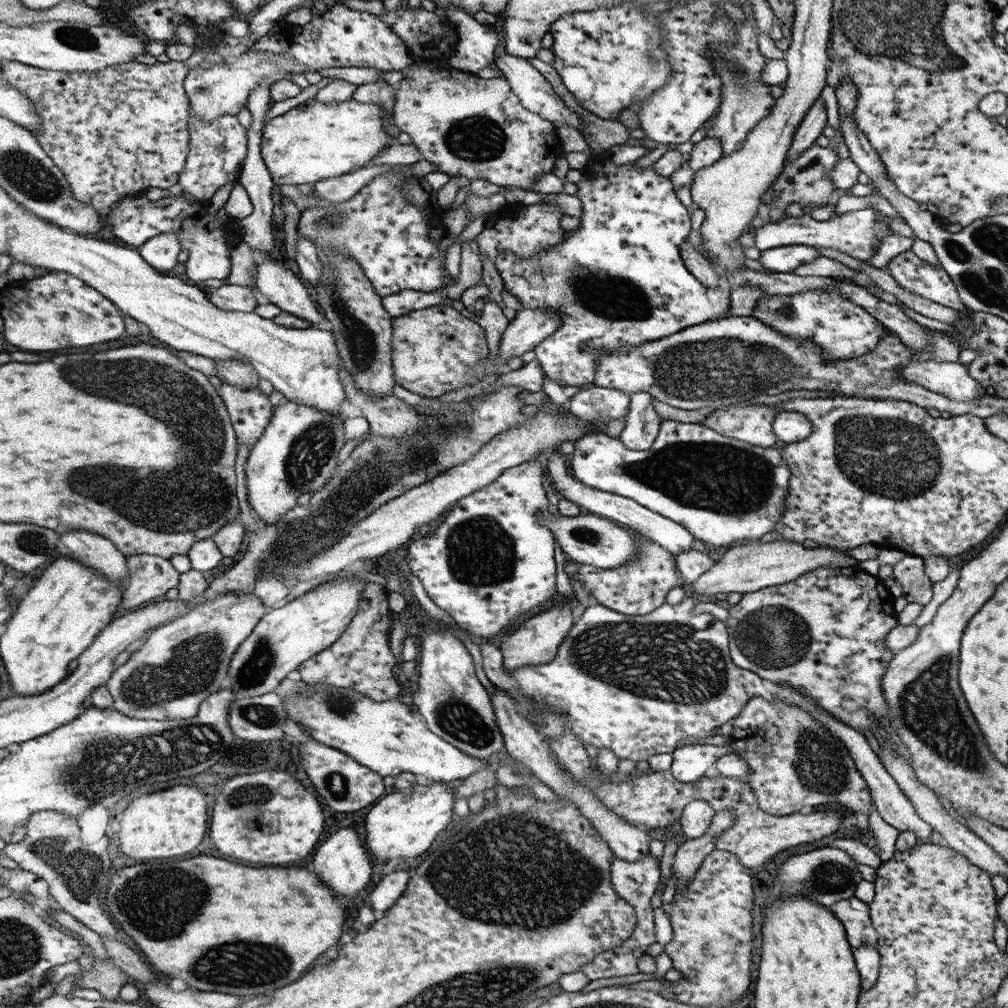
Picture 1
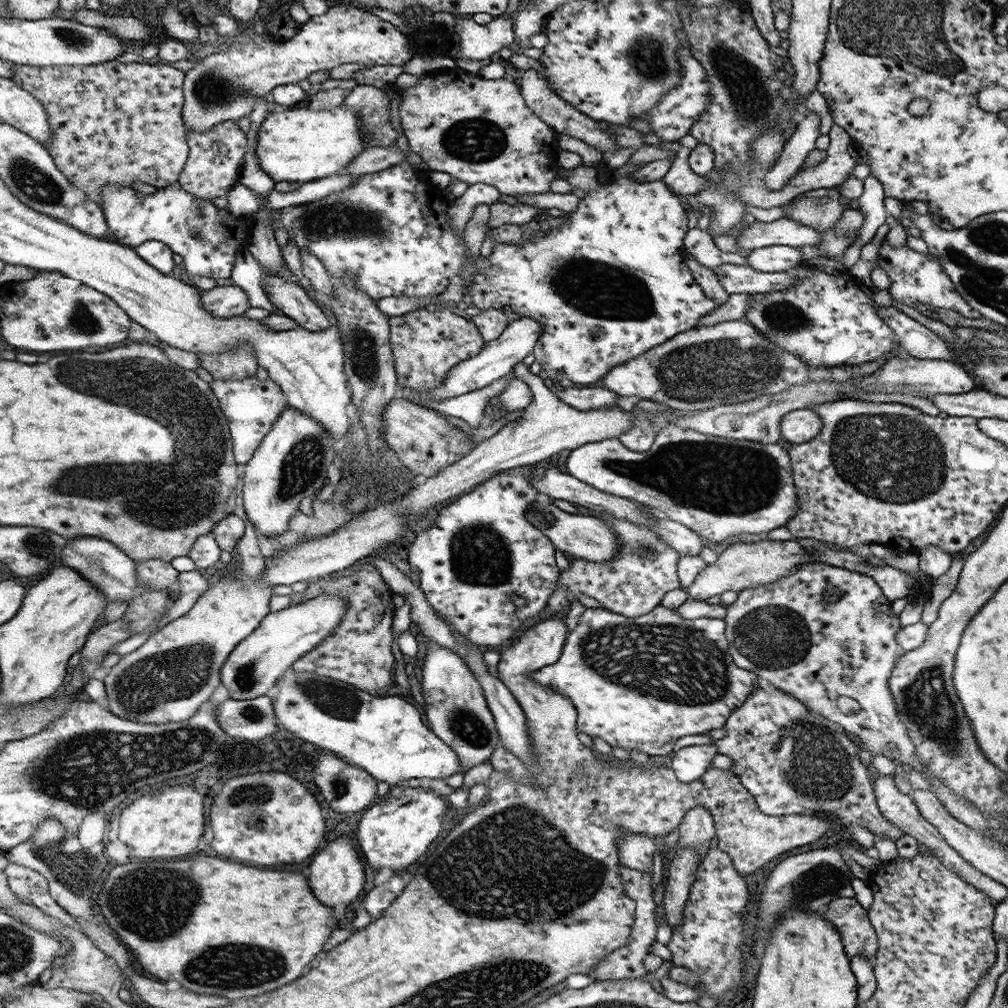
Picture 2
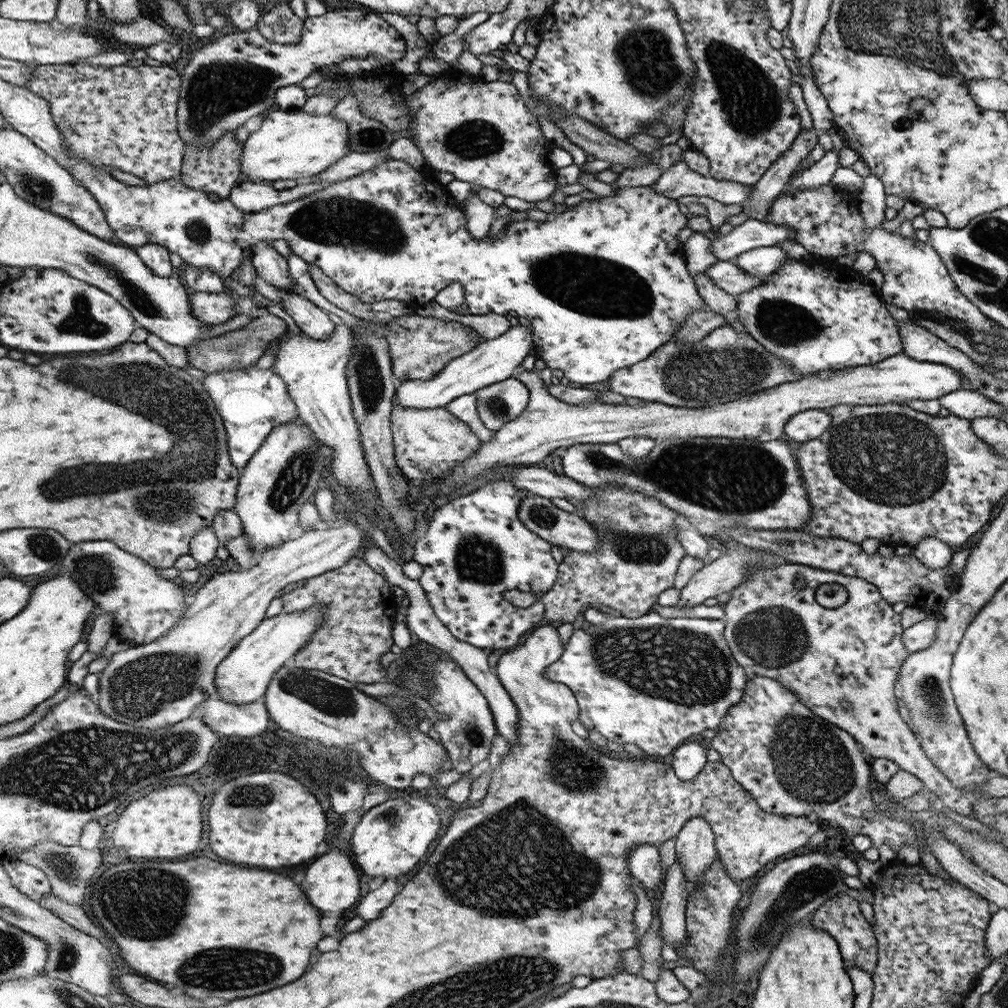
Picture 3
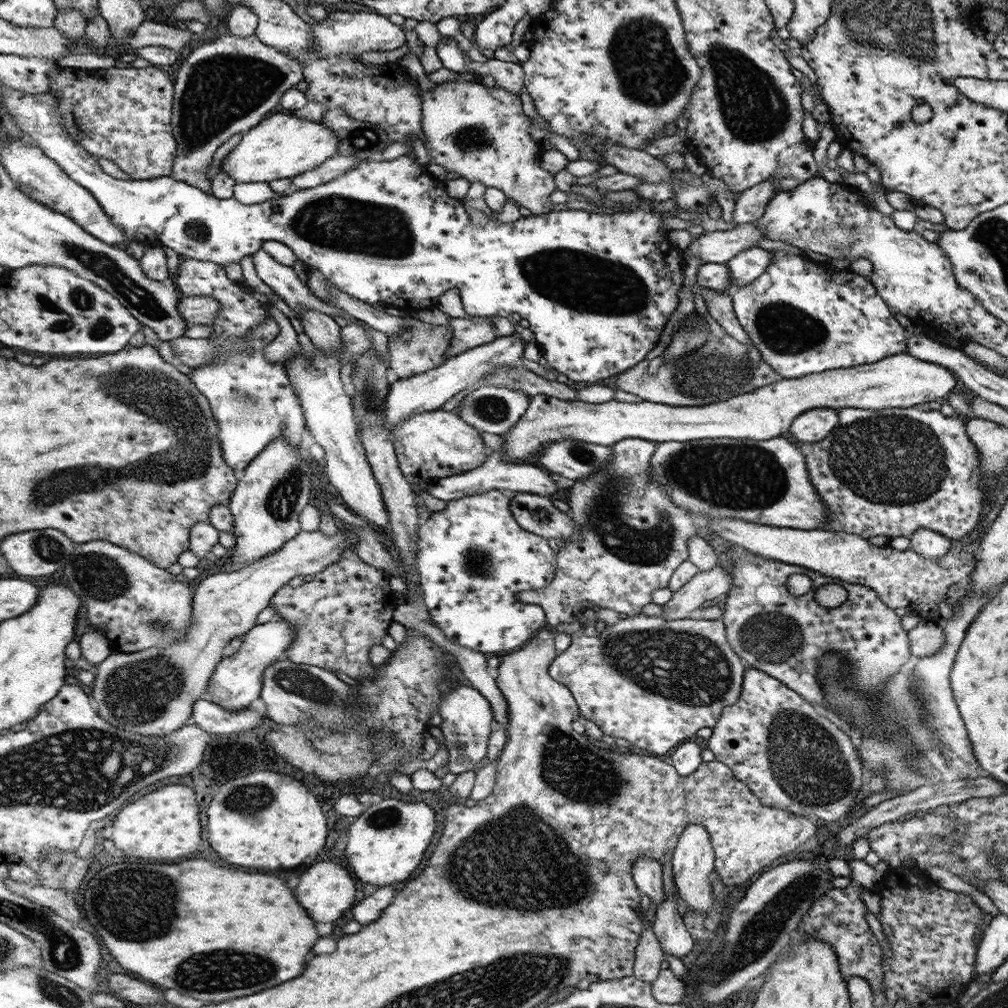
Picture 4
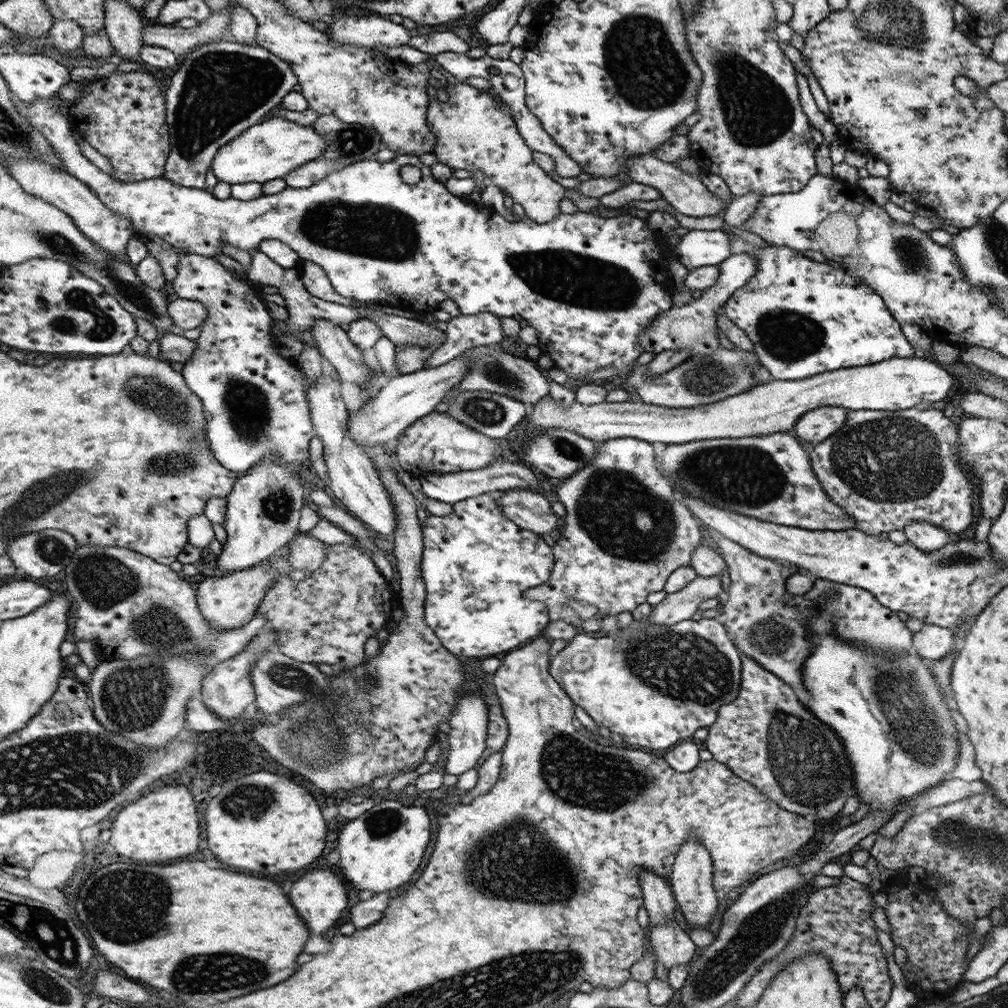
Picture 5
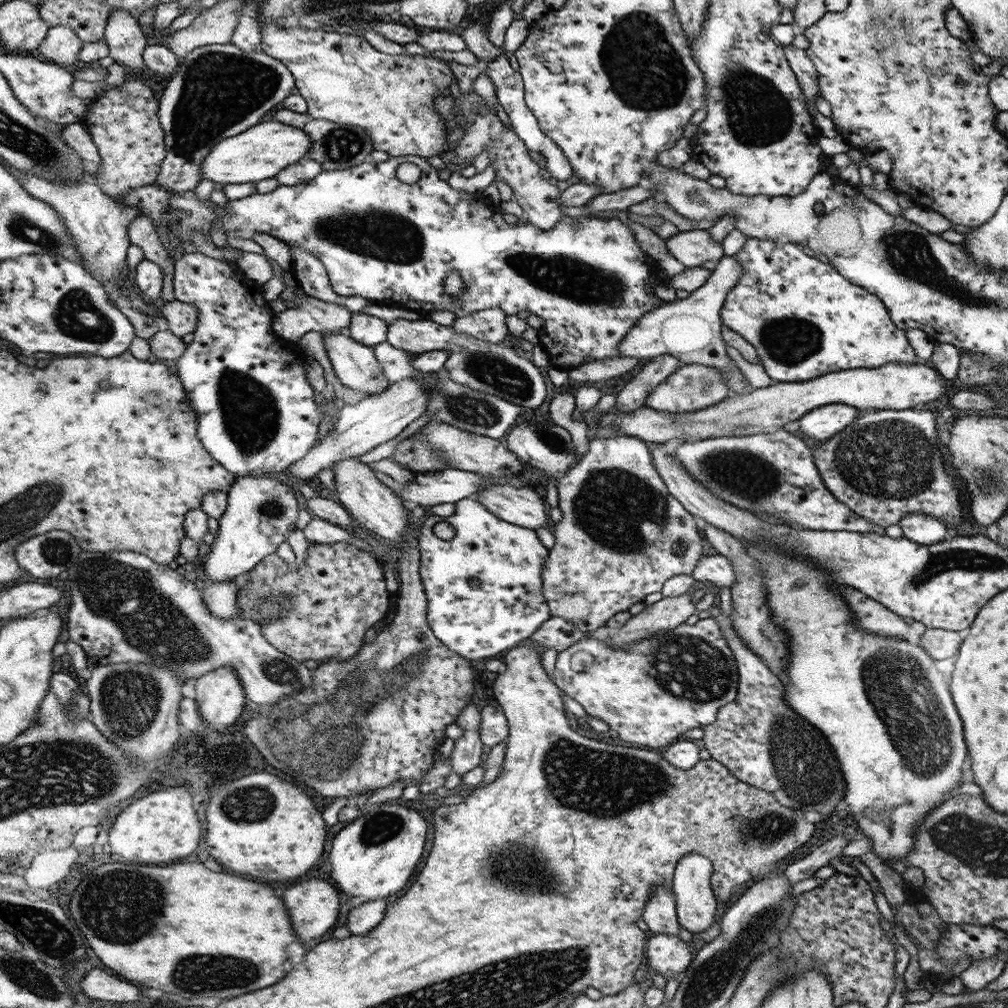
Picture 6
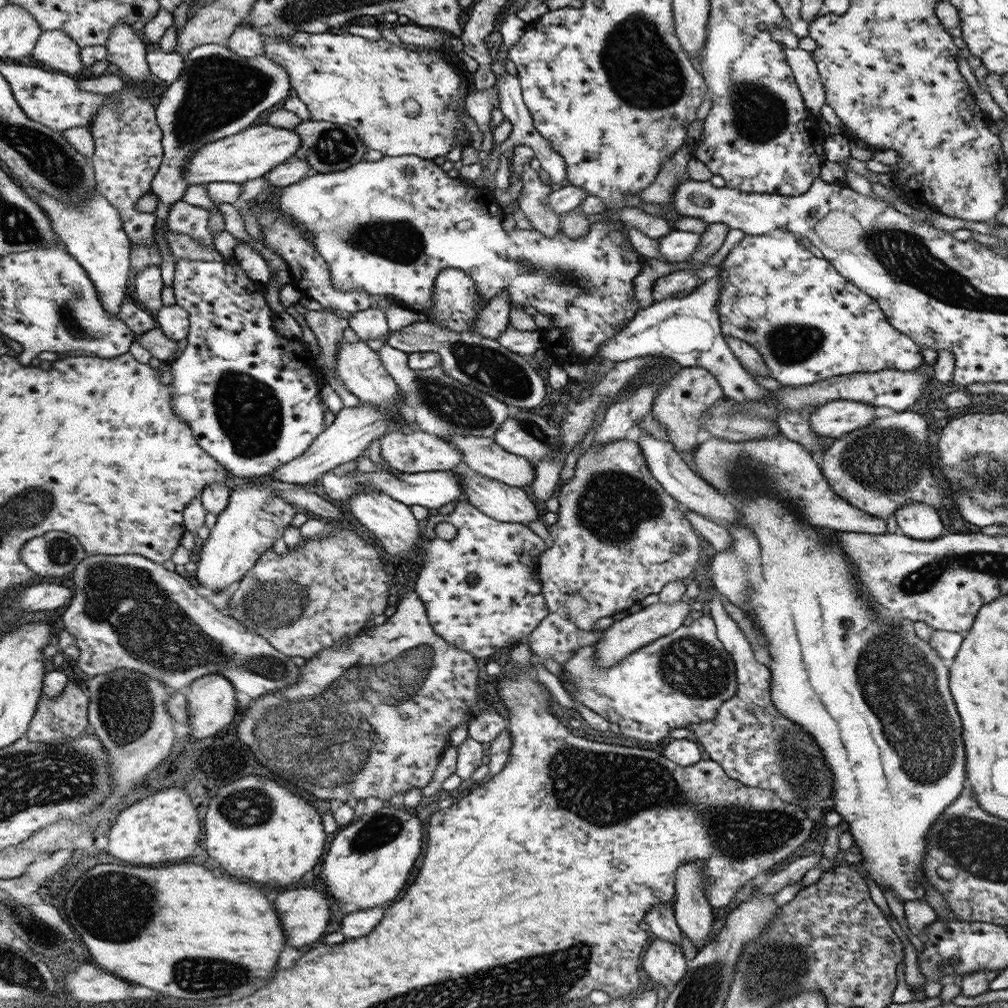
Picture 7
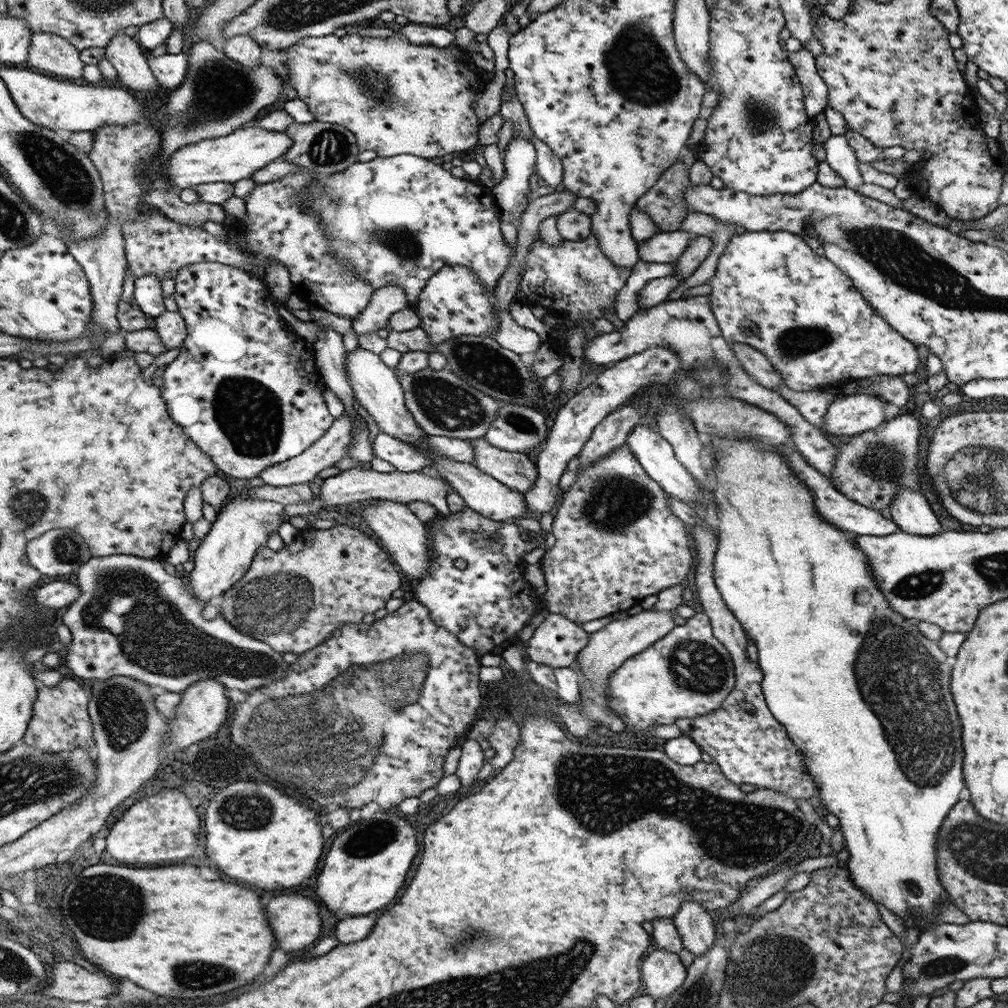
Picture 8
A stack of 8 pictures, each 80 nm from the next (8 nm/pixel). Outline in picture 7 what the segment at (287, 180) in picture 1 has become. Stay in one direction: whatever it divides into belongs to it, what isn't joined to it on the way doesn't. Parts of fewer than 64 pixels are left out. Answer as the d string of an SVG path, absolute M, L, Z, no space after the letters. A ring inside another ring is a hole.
M268 123L255 124L238 134L211 142L197 150L185 169L185 178L190 185L208 184L210 182L235 182L243 184L268 175L279 164L293 159L301 148L301 136L293 129L278 128Z

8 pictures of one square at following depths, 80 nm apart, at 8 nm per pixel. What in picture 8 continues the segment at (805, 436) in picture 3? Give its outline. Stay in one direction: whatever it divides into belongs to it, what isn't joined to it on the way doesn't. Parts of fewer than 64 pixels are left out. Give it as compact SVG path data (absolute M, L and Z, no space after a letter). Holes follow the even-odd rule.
M859 393L841 396L826 409L823 428L825 432L836 436L843 434L852 436L871 431L886 420L884 417L886 404L882 396Z

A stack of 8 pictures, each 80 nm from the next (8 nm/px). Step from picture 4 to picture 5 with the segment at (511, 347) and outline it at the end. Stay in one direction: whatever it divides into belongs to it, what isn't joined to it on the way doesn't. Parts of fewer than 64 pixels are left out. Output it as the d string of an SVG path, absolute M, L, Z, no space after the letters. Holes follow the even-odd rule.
M456 357L436 368L399 375L389 380L376 396L366 400L356 412L351 414L349 431L357 445L364 448L395 441L412 423L430 415L434 408L446 399L452 389L457 388L469 371L473 360L468 357Z

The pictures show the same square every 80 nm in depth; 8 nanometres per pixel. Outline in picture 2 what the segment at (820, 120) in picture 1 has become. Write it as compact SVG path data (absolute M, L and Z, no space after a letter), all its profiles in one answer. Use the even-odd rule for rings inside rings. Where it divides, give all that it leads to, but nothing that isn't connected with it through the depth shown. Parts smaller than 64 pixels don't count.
M809 111L806 118L798 120L796 132L786 139L783 154L765 176L764 184L774 190L786 186L788 180L796 174L799 166L805 161L808 153L816 149L816 140L820 135L820 115Z

